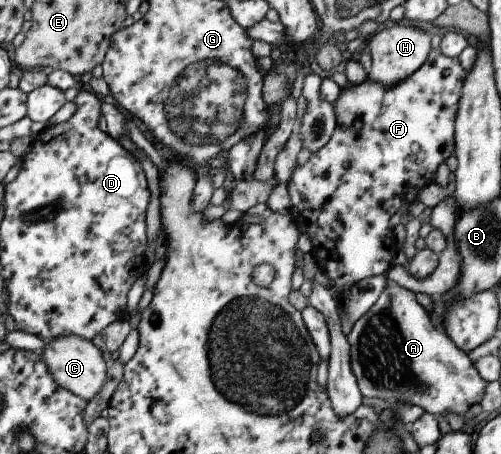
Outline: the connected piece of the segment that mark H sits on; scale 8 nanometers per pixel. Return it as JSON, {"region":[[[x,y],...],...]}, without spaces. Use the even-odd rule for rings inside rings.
{"region":[[[392,22],[391,26],[386,26],[366,41],[366,46],[370,50],[371,67],[367,74],[370,81],[381,83],[382,87],[392,87],[400,80],[407,79],[412,72],[415,72],[427,58],[431,35],[420,30],[413,25],[397,24]]]}

